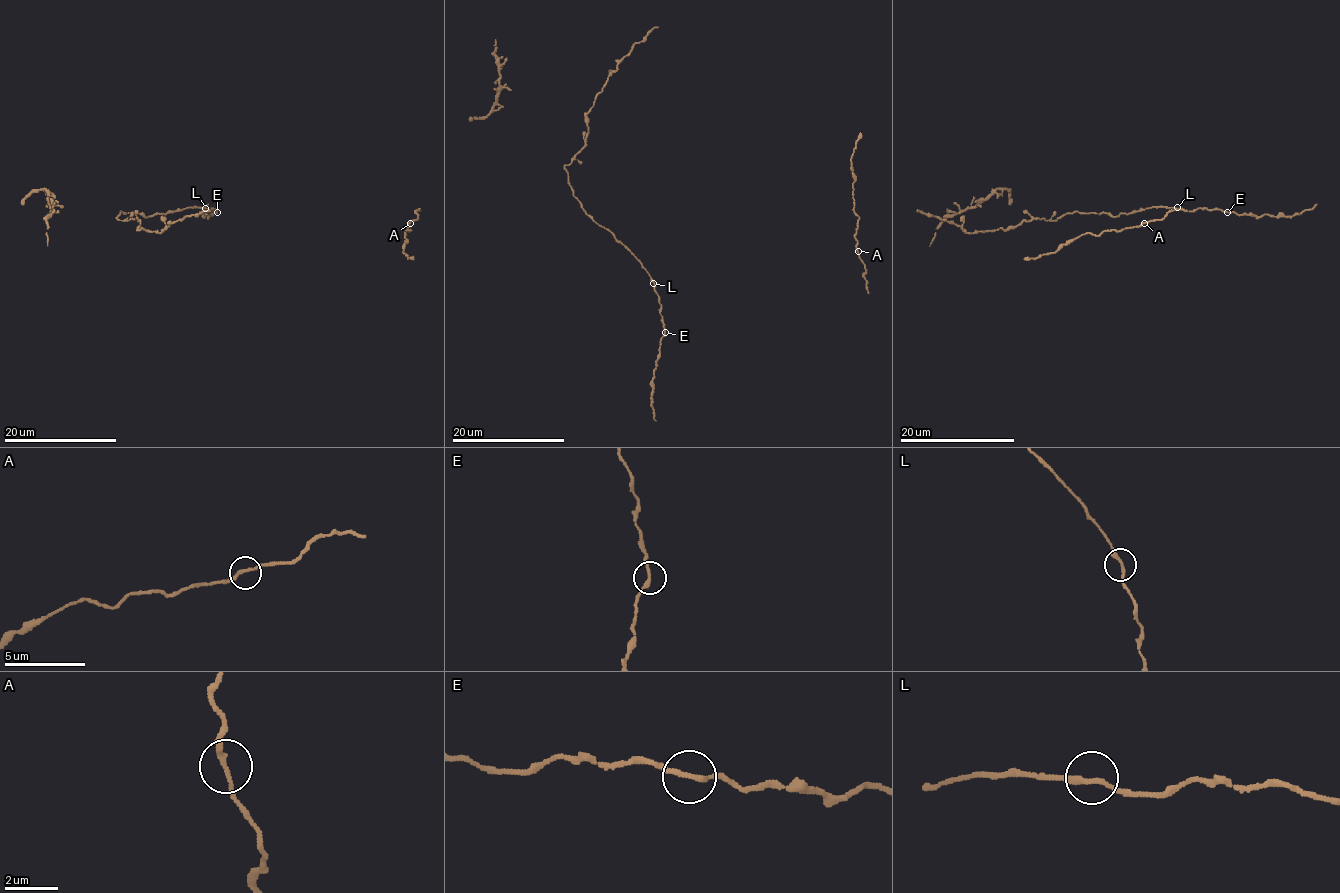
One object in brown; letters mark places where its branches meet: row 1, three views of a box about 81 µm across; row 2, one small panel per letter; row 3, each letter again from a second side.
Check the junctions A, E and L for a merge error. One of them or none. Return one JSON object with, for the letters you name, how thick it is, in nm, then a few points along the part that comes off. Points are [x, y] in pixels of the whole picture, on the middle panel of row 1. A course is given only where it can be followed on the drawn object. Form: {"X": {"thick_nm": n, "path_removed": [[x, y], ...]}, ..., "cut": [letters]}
{"E": {"thick_nm": 200, "path_removed": [[665, 333], [652, 379], [656, 420]]}, "cut": ["E"]}

